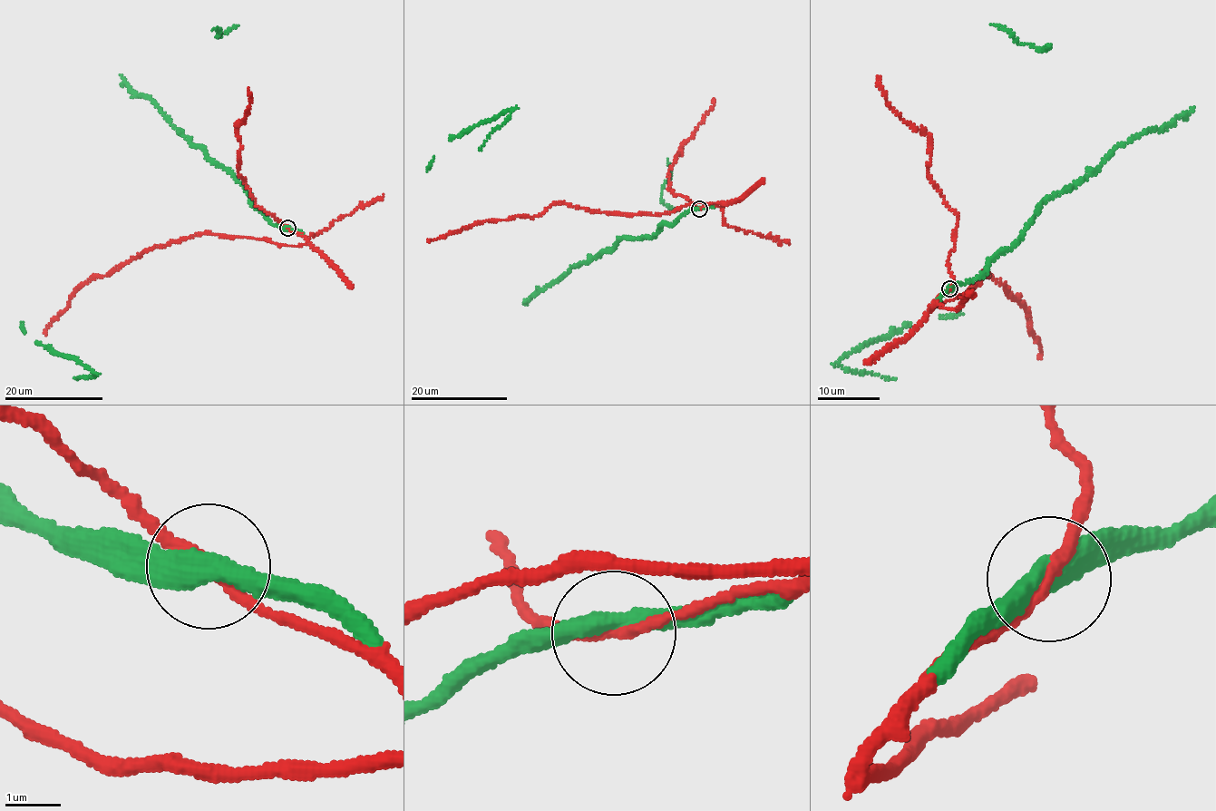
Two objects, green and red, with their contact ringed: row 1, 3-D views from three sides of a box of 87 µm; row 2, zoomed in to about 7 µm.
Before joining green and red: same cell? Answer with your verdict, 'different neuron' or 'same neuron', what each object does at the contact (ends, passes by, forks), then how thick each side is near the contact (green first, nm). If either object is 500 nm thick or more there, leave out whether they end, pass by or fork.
same neuron; green passes by; red passes by; 400 nm thick on the green side, 190 nm on the other

